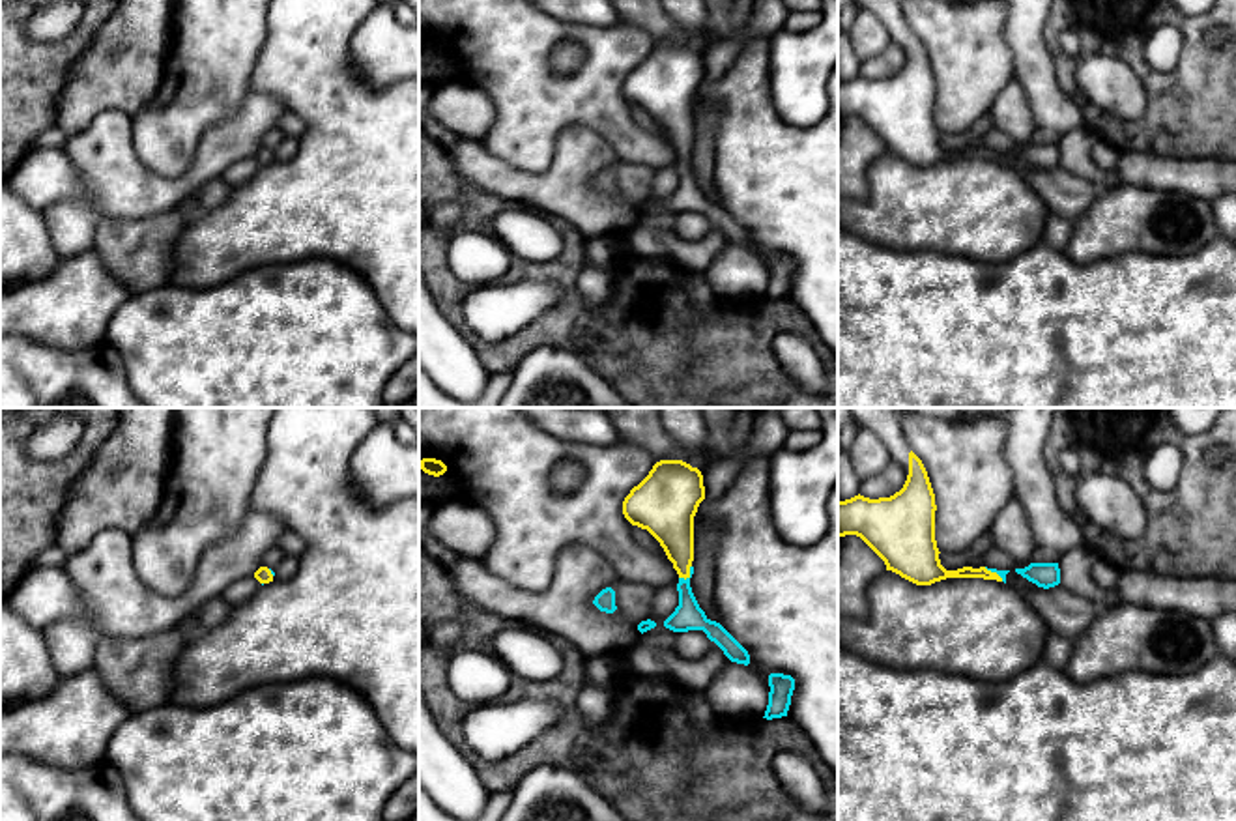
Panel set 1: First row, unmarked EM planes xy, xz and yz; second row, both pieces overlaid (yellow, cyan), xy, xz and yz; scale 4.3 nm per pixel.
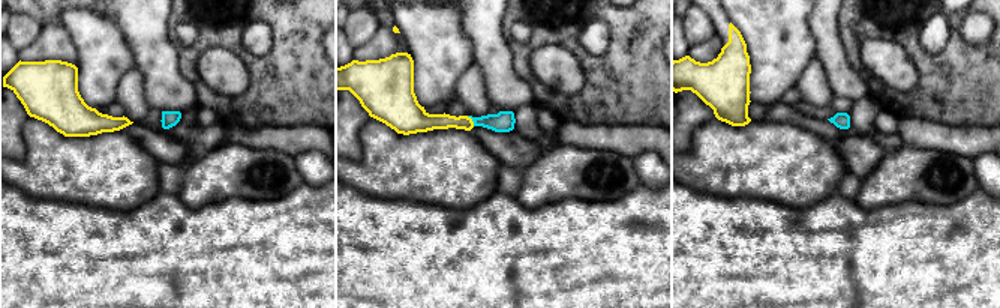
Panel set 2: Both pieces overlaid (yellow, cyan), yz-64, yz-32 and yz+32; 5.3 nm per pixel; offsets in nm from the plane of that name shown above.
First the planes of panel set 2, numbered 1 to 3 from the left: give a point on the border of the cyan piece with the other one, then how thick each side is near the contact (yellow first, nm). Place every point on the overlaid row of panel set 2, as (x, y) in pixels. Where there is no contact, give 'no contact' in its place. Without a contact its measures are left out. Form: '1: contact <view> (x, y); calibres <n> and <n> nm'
1: no contact
2: contact yz-32 (471, 120); calibres 100 and 110 nm
3: no contact

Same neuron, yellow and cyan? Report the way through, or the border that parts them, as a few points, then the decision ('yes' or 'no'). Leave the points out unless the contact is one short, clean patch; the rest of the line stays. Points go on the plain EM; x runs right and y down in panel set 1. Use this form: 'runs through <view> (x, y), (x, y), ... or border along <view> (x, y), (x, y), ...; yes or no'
runs through xz (670, 101), (681, 144), (689, 156), (689, 197); yes

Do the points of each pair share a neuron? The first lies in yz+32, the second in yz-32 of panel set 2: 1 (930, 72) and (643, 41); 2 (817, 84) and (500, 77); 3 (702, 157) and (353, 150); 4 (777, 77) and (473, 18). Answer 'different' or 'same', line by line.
1: same
2: different
3: different
4: different

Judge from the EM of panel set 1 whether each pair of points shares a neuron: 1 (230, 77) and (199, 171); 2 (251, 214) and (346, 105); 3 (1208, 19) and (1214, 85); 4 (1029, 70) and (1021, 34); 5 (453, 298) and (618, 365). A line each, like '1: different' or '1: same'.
1: different
2: same
3: same
4: same
5: same

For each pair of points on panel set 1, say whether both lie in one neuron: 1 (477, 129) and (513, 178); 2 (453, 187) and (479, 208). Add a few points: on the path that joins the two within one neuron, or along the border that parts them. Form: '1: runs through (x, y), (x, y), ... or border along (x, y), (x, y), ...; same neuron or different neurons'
1: border along (462, 137), (481, 141); different neurons
2: runs through (459, 191), (474, 202); same neuron

